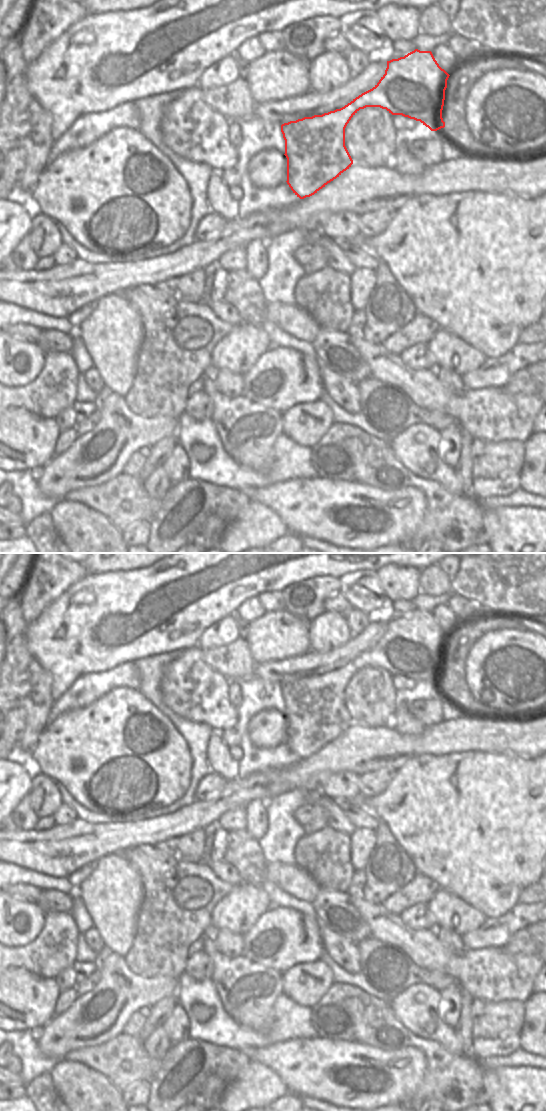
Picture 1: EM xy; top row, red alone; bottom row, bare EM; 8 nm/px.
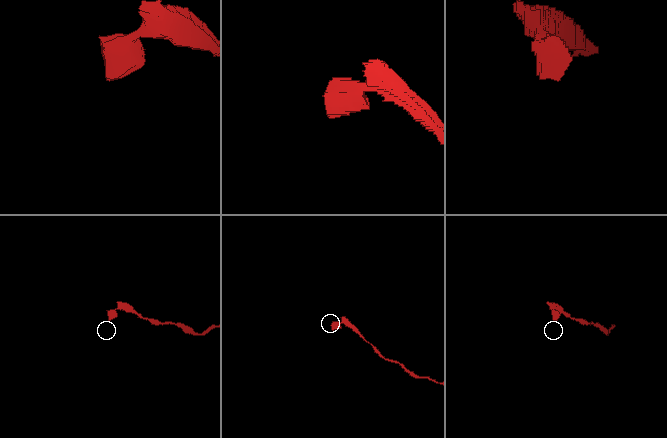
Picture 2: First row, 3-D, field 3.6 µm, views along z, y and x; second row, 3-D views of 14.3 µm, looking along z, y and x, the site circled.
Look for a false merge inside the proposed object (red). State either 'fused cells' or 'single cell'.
single cell

